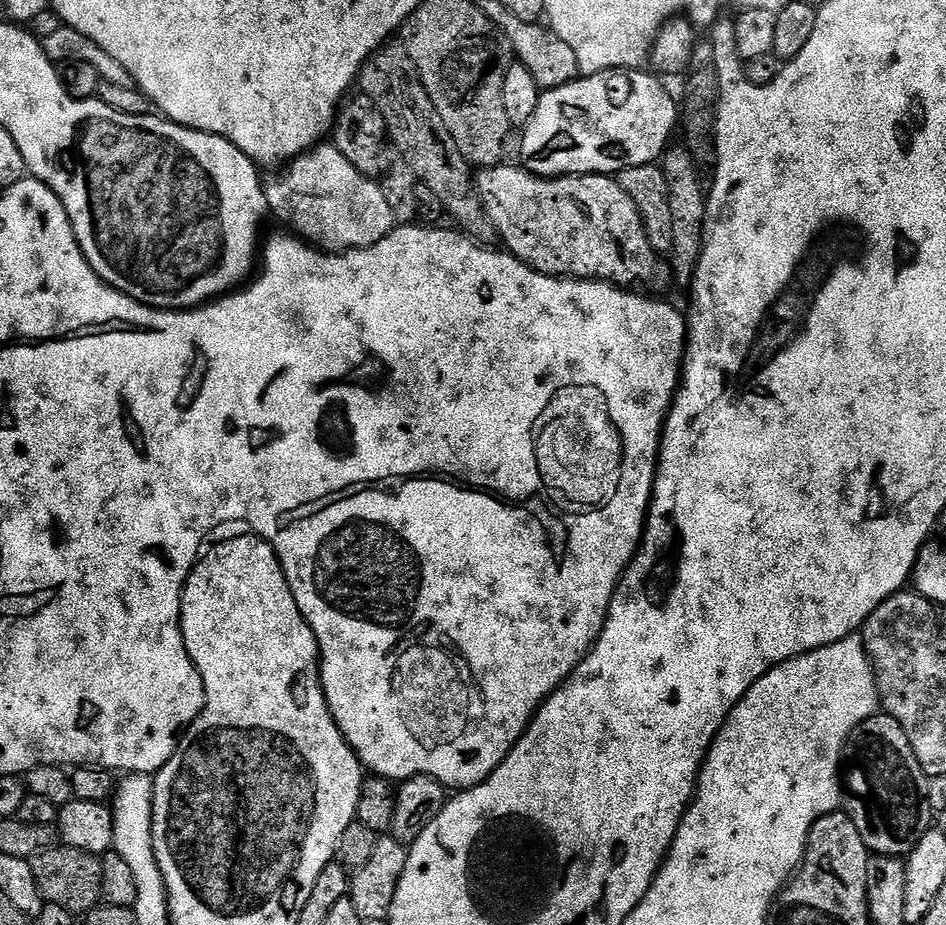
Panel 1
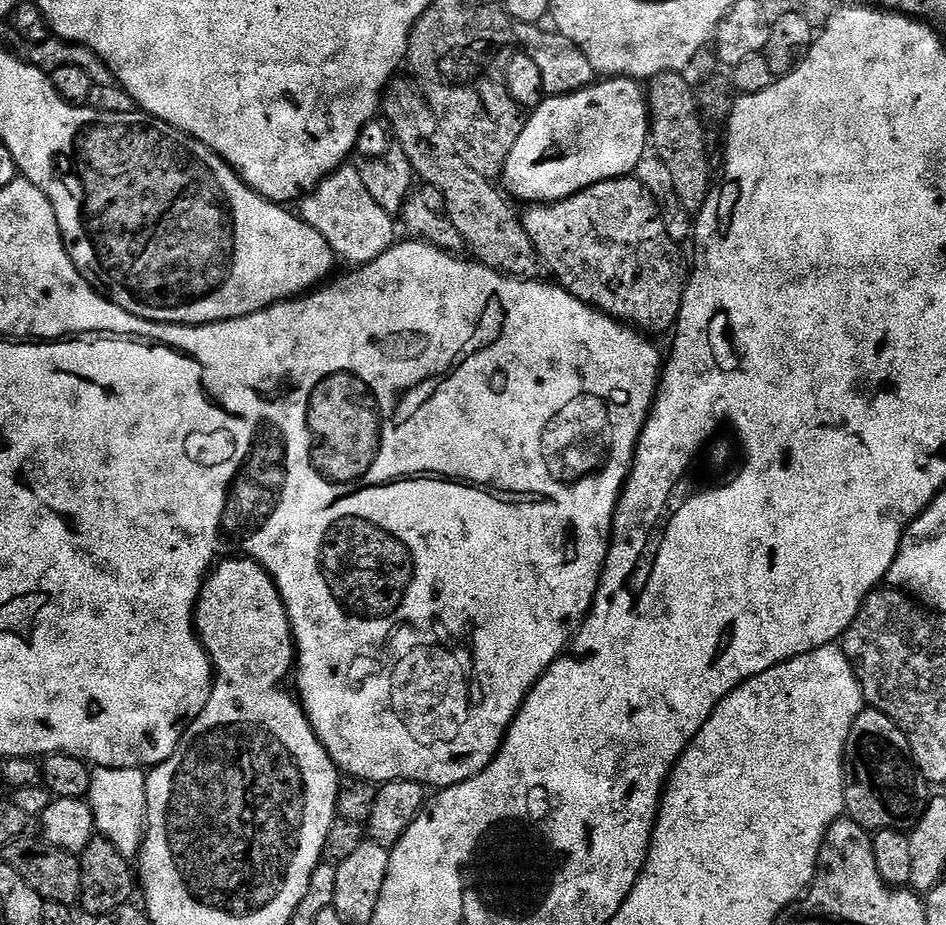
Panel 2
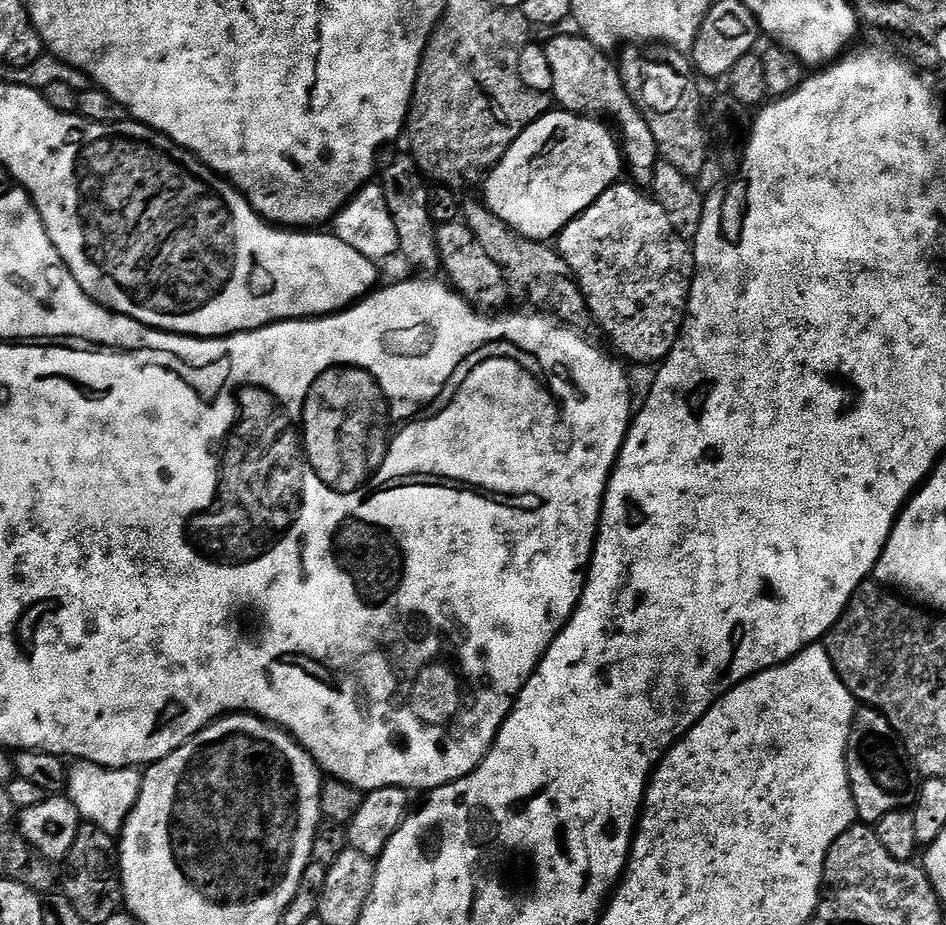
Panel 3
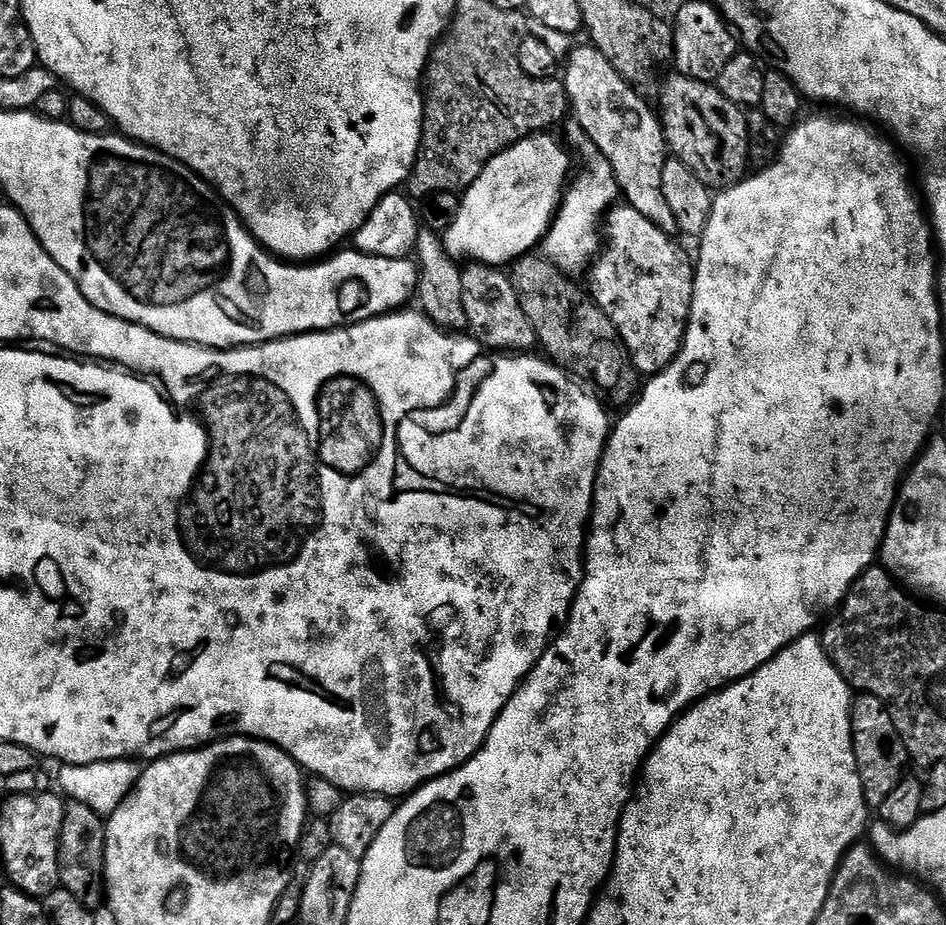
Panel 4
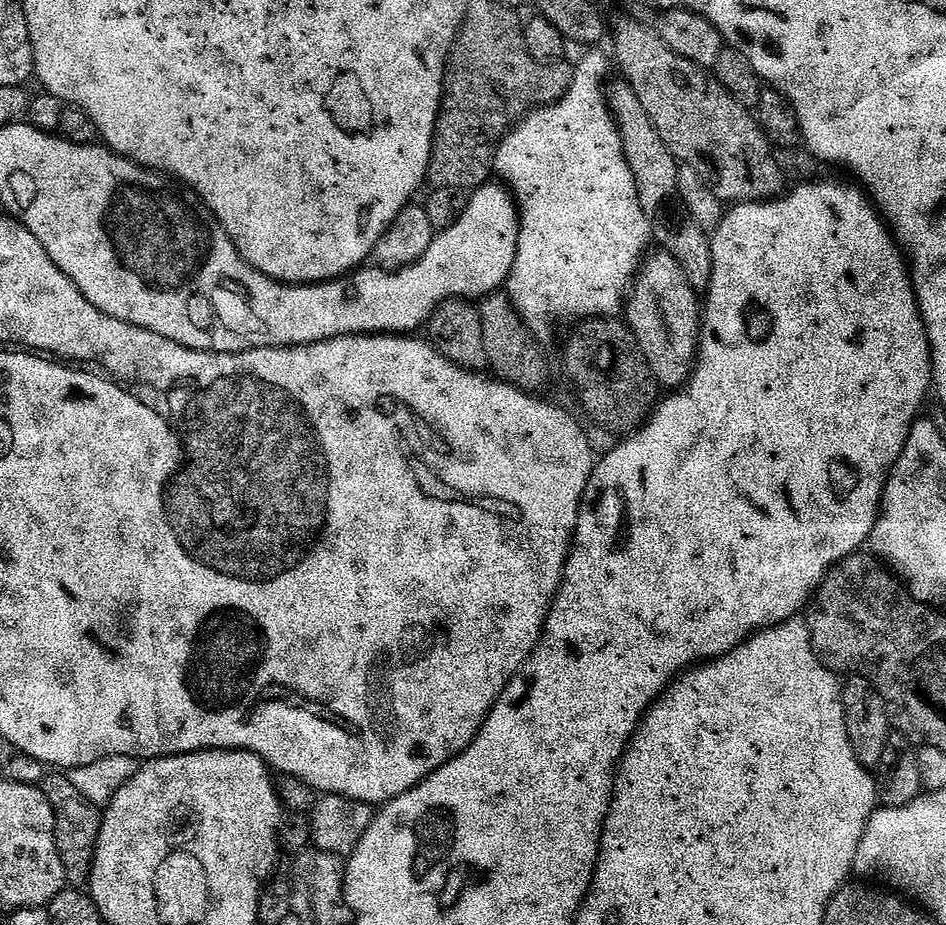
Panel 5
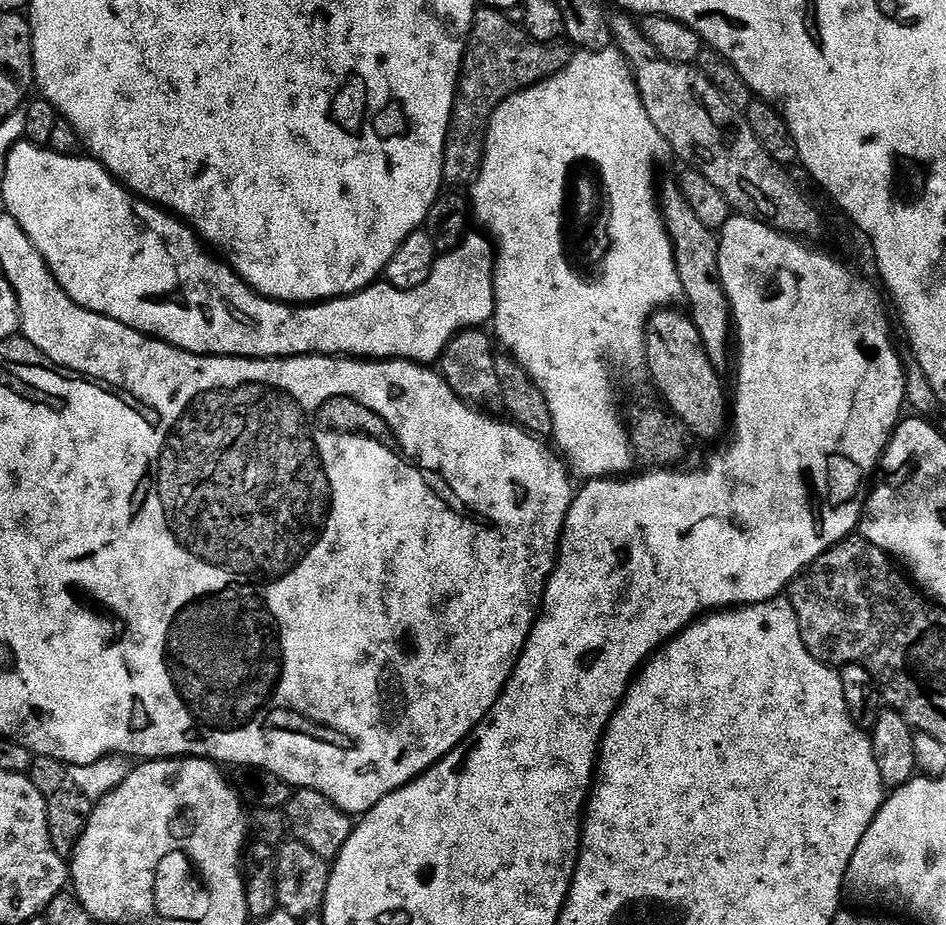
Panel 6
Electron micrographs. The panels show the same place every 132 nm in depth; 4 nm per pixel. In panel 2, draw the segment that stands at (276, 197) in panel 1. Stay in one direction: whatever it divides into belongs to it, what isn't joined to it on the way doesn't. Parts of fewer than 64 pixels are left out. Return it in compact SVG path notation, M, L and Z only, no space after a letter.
M356 166L342 167L327 176L314 191L299 201L298 212L306 223L322 234L322 238L326 238L326 242L330 242L332 251L343 263L345 260L352 264L348 266L363 266L374 262L398 240L397 221L386 214L386 210L382 210L374 198L370 198L370 190L366 190L362 174Z

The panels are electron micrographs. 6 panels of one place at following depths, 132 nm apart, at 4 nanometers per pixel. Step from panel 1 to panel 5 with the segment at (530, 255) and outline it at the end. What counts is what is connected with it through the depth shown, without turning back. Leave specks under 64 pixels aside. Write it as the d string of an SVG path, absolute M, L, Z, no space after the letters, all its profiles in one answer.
M663 250L654 252L641 263L627 293L626 323L657 384L664 390L679 390L687 384L696 366L696 352L700 349L702 300L690 282L686 282L682 268L674 262L672 255Z

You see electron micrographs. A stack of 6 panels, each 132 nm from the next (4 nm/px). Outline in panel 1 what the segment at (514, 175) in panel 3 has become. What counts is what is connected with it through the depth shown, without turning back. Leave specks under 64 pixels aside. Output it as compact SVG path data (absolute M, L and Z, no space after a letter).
M612 68L609 72L599 72L593 76L577 78L561 88L547 89L541 95L538 102L538 110L534 110L534 118L530 118L527 128L523 129L524 141L520 144L519 163L528 172L535 176L607 176L609 174L619 174L622 170L642 166L643 164L656 164L663 157L669 147L668 139L672 136L672 131L678 128L678 104L672 101L672 96L655 80L657 77L648 70L637 70L634 68Z

